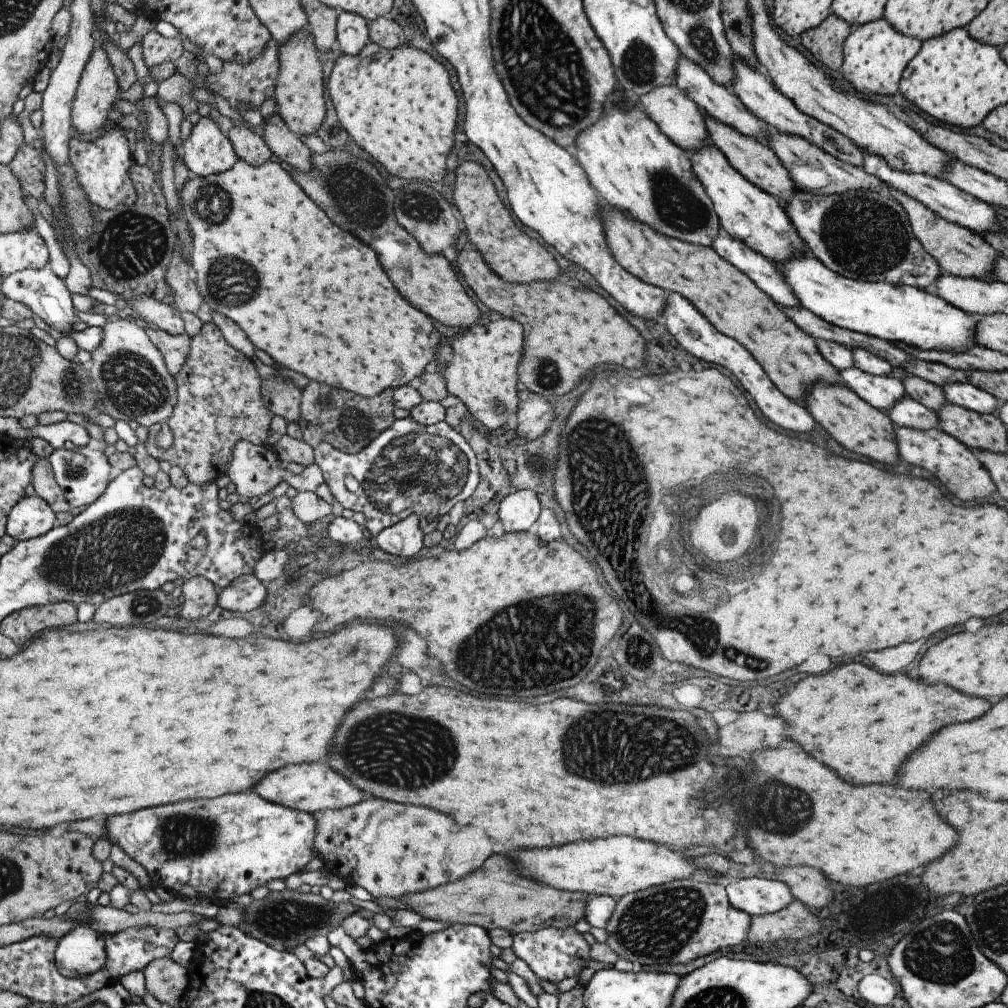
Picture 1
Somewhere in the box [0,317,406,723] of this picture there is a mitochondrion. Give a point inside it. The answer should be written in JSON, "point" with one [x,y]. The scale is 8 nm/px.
{"point":[115,552]}

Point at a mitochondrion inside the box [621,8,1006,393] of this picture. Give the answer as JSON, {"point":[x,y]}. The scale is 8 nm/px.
{"point":[865,235]}

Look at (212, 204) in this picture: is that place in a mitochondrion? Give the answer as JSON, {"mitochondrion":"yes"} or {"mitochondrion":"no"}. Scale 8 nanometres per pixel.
{"mitochondrion":"yes"}

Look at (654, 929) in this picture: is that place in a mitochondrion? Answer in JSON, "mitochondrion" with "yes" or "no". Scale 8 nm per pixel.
{"mitochondrion":"yes"}

